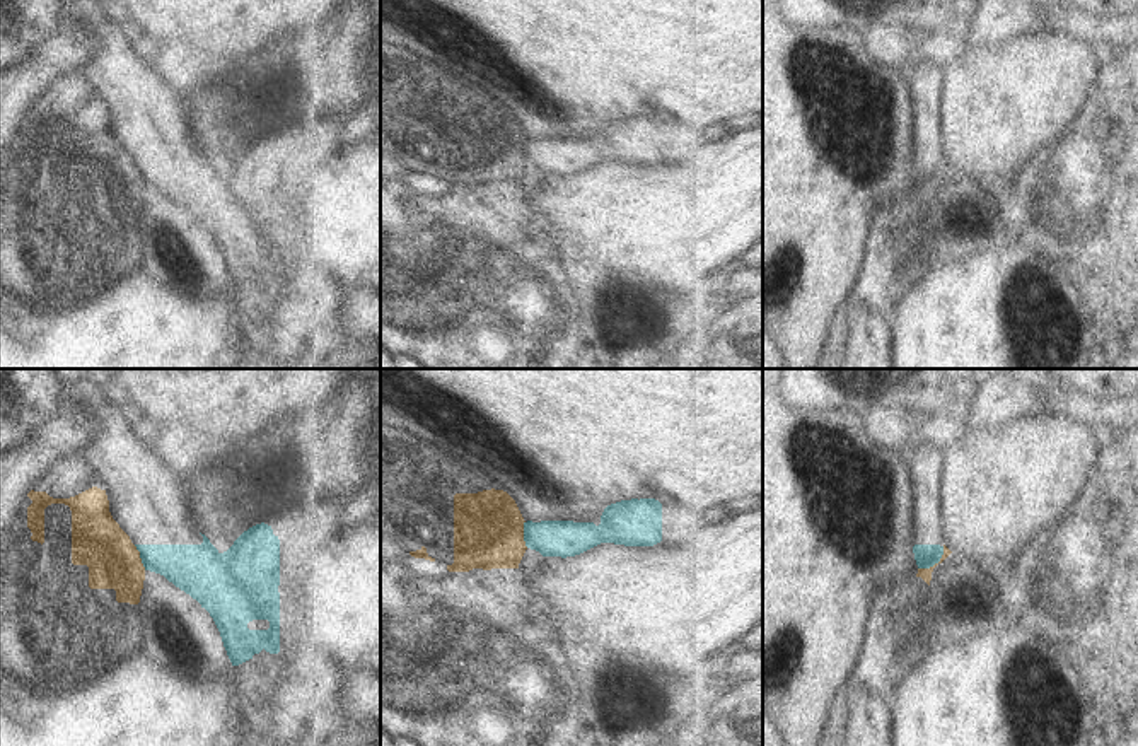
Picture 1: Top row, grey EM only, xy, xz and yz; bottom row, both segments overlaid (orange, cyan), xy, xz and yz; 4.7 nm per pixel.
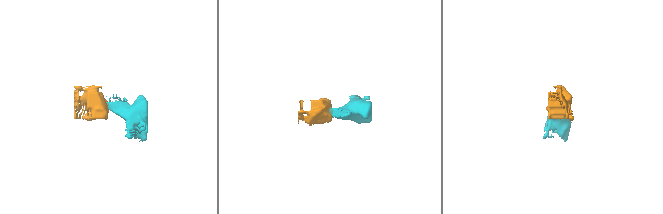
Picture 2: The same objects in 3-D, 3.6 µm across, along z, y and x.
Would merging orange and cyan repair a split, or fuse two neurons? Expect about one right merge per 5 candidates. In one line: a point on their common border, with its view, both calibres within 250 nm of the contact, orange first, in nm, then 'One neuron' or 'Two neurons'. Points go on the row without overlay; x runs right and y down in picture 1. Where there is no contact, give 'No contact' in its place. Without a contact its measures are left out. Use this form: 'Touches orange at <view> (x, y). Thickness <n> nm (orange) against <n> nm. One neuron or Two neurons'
Touches orange at yz (935, 181). Thickness 60 nm (orange) against 110 nm. Two neurons

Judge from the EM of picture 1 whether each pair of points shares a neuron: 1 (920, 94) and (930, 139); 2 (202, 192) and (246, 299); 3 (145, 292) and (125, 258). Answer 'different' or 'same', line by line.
1: same
2: same
3: different

